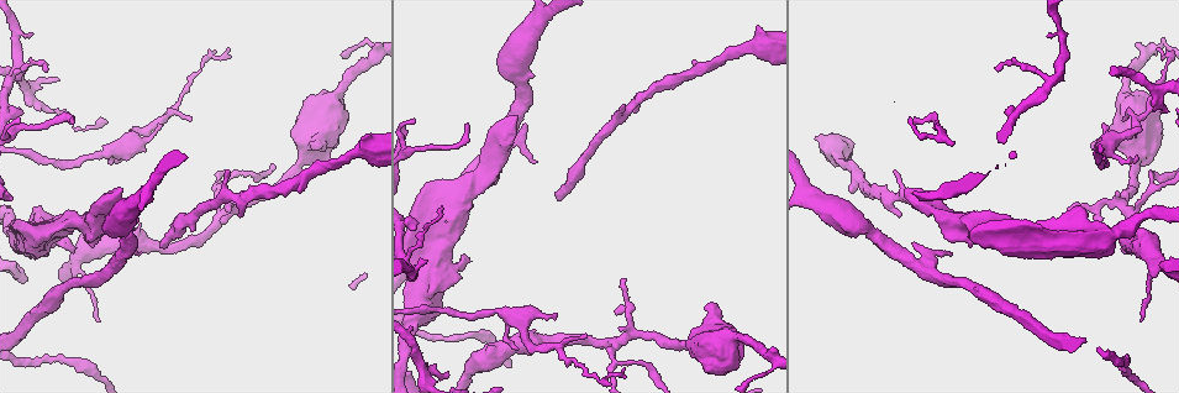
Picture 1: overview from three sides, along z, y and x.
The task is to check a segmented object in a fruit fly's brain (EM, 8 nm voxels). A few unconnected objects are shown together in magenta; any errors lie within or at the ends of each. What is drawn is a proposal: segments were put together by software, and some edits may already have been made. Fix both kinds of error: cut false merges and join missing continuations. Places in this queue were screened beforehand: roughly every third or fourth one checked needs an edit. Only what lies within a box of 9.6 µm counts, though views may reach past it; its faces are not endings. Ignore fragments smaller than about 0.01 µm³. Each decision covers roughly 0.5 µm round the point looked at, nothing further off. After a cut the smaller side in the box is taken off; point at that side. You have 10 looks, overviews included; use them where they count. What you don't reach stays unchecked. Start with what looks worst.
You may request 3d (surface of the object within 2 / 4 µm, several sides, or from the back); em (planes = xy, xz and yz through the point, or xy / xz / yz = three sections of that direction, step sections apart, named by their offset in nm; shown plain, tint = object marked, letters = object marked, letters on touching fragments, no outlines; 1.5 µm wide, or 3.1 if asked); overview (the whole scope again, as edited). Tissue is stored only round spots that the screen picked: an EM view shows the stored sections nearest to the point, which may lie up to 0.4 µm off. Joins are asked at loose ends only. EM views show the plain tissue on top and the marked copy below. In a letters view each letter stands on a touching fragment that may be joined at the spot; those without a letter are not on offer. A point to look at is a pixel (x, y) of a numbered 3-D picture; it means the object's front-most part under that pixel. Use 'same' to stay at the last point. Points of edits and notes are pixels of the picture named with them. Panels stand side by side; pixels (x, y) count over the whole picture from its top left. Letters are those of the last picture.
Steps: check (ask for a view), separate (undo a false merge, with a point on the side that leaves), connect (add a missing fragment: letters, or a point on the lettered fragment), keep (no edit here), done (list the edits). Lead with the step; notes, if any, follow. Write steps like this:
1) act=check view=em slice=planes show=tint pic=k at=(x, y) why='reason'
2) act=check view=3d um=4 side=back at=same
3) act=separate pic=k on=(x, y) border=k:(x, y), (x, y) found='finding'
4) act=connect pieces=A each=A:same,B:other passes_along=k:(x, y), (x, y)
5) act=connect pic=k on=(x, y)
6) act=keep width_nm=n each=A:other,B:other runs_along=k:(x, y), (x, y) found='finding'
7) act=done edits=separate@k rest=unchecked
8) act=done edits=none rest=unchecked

act=check view=3d um=2 side=back pic=1 at=(1049, 32) why='free end'

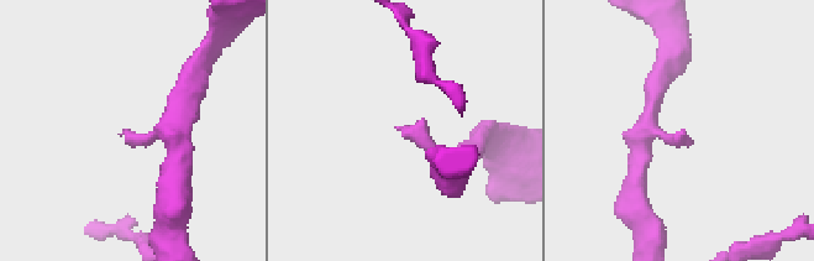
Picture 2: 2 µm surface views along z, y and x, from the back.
act=check view=em slice=xy step=4 show=tint pic=2 at=(401, 129) why='need the tissue'

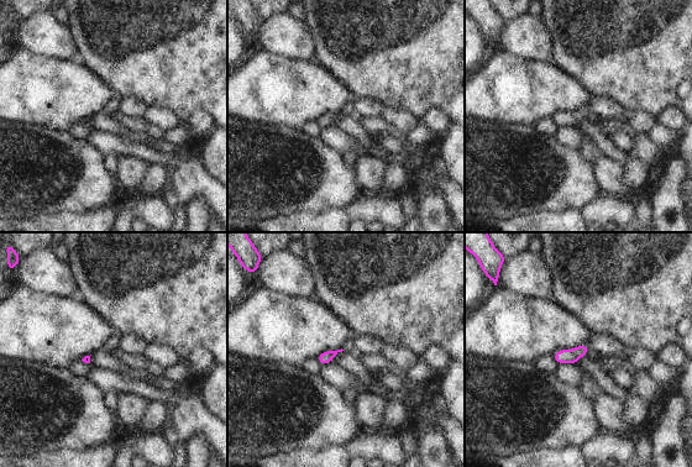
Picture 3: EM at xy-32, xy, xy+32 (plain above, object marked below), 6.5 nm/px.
act=check view=em slice=planes show=letters at=same

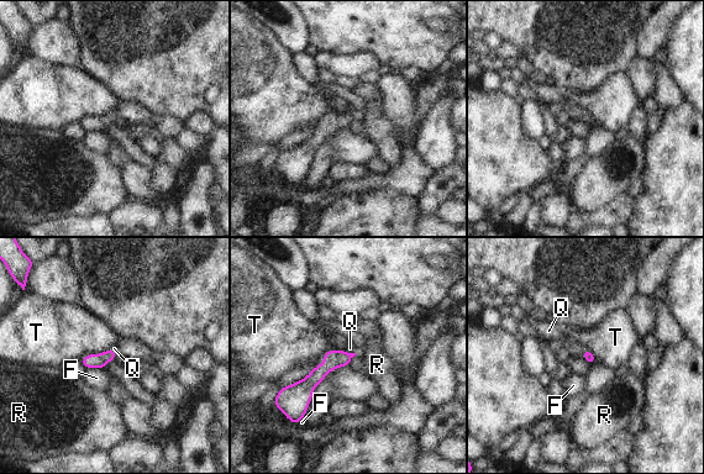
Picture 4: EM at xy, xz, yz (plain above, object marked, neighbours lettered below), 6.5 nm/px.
act=connect pieces=Q longest_contact=T:200nm each=F:other,Q:same,R:other,T:other found='it goes on there'

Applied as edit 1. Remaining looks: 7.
act=check view=3d um=2 pic=1 at=(558, 195) why='branch stops here'

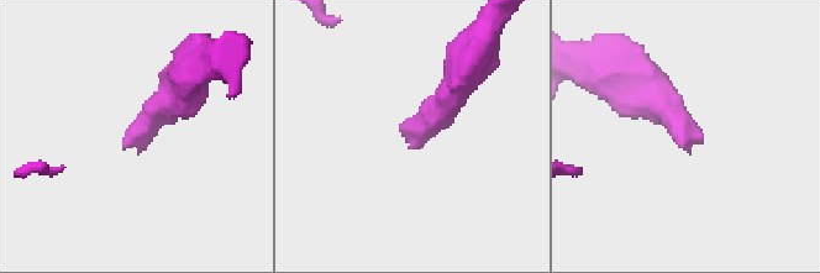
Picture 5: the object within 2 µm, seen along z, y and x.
act=check view=em slice=xy step=4 show=letters pic=5 at=(417, 132) why='now the EM'

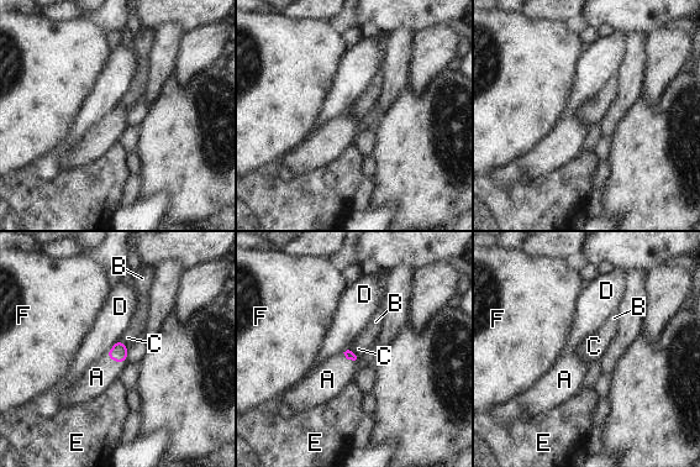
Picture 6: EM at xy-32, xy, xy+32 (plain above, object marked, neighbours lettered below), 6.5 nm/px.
act=check view=em slice=planes show=letters at=same why='another direction'

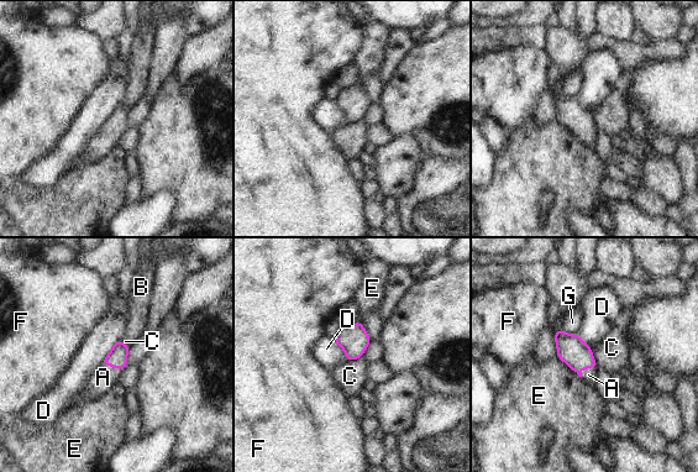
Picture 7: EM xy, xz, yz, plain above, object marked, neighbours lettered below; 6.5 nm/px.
act=connect pieces=A width_nm=130 each=A:same,B:other,C:other,D:other,E:other,F:other,G:other found='it goes on there'

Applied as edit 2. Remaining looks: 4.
act=check view=overview why='redraw'

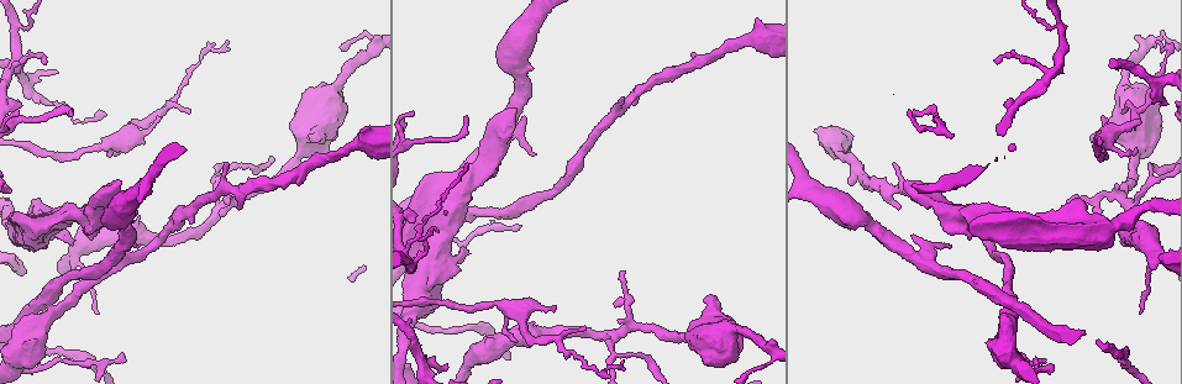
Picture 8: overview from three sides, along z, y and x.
act=check view=em slice=xz step=4 show=tint pic=8 at=(515, 341)

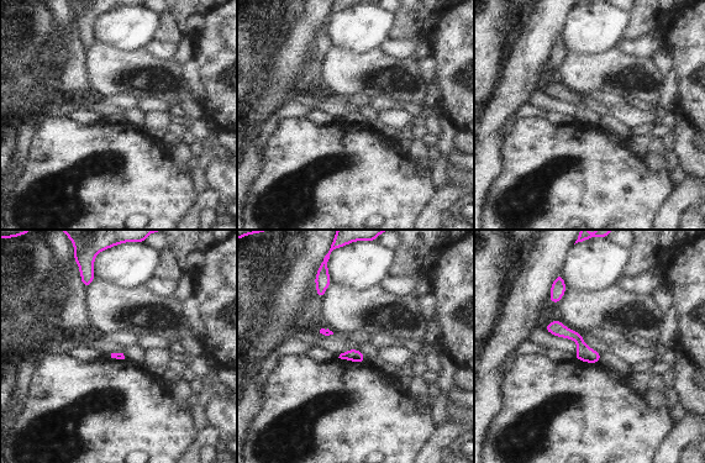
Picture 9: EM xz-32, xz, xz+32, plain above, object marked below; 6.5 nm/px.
act=check view=em slice=xz step=4 show=letters at=same

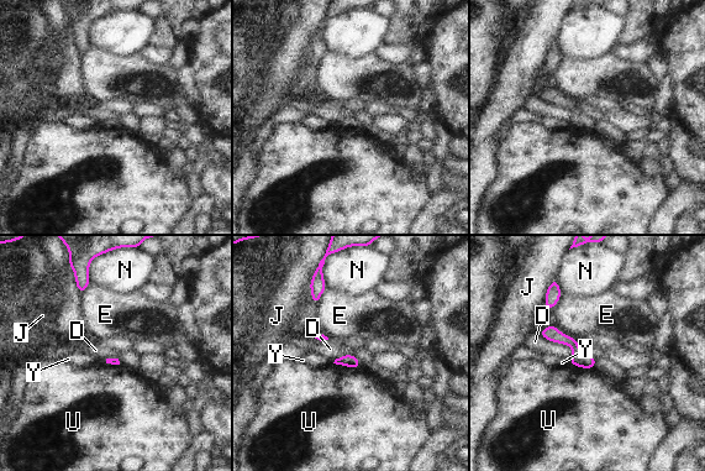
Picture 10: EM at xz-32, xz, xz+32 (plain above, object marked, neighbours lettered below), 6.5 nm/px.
act=keep longest_contact=D:280nm each=D:other,E:other,J:other,N:other,U:other,Y:other border=10:(333, 362), (341, 366), (358, 367) found='none of them fits'

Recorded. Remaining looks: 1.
act=check view=em slice=planes show=letters pic=8 at=(428, 288) why='an open end'

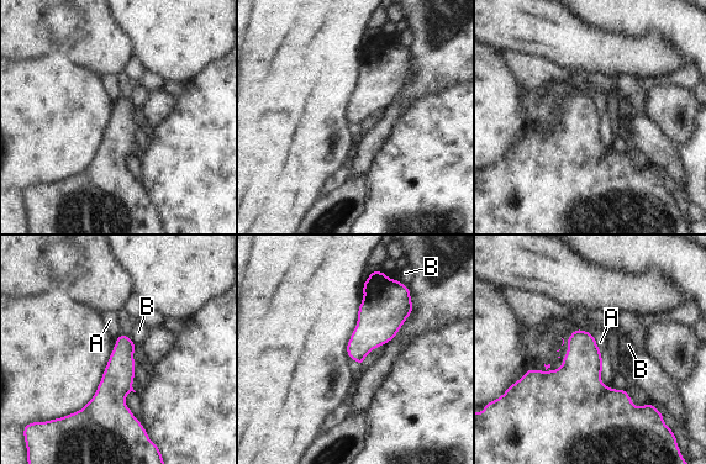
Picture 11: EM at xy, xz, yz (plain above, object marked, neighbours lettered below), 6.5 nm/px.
act=keep each=A:other,B:other border=11:(578, 328), (588, 331), (600, 351) found='no lettered fragment goes on from it'

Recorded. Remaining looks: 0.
act=done edits=connect@4,connect@7 rest=unchecked

